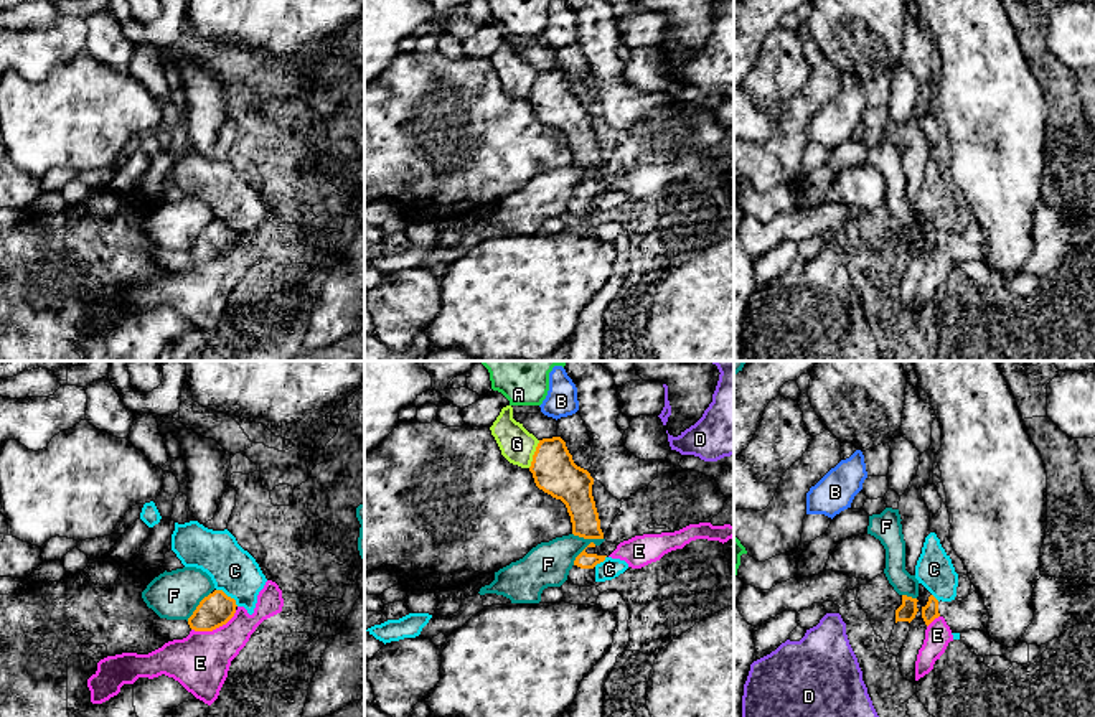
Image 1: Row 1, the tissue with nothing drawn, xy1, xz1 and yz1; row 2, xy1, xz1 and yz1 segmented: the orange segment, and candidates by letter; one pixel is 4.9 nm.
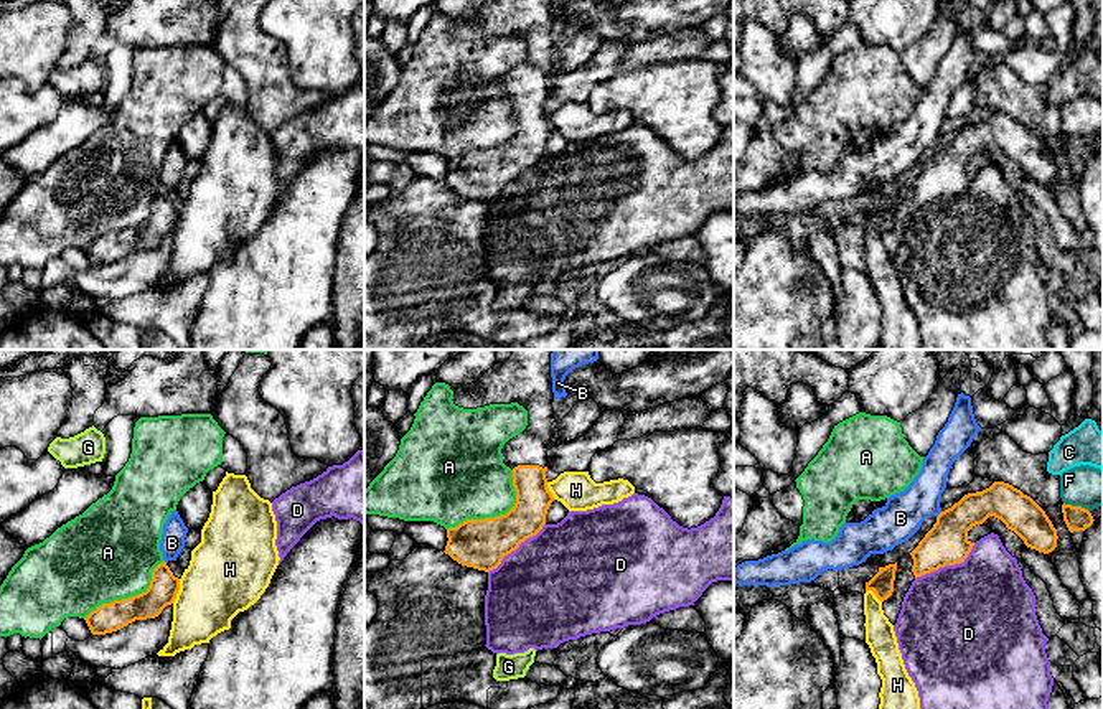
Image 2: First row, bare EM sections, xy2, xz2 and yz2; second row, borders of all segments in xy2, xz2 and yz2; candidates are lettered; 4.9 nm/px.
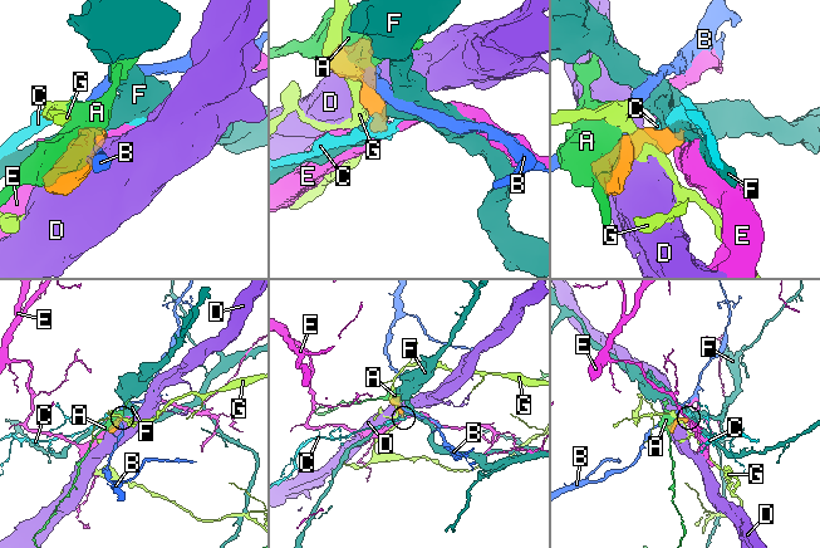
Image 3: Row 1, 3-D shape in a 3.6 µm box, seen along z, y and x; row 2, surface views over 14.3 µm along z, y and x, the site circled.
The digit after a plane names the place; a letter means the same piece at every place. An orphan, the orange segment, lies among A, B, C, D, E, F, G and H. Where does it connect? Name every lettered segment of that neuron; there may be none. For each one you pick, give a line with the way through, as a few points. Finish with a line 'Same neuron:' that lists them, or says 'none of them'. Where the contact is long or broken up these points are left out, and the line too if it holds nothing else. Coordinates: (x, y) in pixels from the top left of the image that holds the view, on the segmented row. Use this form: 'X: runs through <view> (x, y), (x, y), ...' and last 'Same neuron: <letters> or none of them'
Same neuron: none of them

